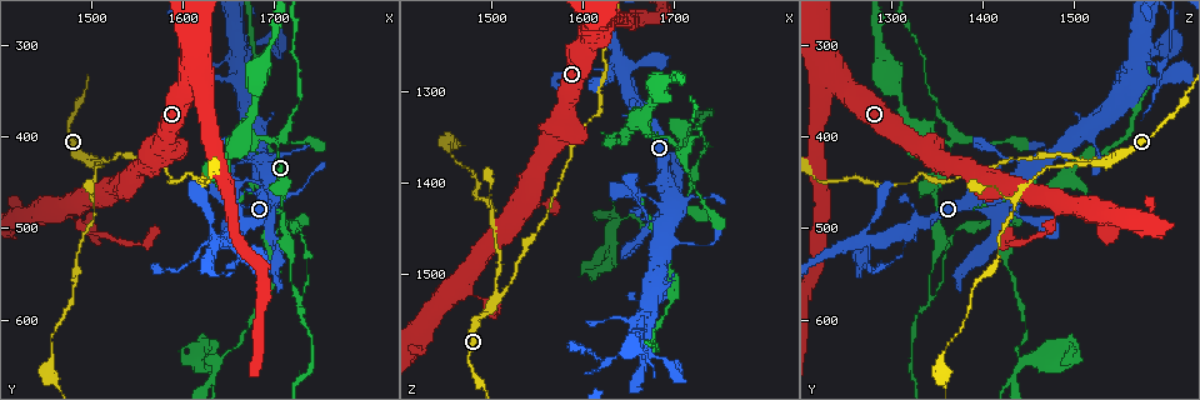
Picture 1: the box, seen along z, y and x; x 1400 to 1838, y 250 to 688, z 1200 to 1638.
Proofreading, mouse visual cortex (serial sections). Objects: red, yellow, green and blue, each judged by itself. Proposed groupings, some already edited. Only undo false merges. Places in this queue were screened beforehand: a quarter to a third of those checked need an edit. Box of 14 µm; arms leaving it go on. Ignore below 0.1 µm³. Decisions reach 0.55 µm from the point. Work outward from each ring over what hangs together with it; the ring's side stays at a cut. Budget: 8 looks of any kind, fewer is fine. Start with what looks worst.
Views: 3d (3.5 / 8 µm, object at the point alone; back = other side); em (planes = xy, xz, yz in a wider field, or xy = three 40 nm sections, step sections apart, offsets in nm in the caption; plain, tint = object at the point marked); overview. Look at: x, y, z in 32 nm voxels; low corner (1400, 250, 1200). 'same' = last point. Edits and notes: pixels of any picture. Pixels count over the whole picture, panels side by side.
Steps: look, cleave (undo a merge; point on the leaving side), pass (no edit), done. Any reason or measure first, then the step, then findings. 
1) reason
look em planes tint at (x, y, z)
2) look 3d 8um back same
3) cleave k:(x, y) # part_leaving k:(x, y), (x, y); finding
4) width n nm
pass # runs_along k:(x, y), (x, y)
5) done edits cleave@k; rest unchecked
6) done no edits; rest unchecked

look 3d 3.5um at (1505, 430, 1525)

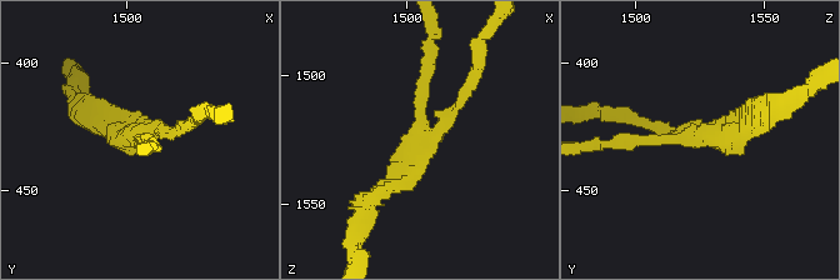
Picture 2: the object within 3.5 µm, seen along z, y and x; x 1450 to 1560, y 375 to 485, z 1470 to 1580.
arms 3; arm_widths 150, 150, 250 nm; shape alone is not enough
look em xy step 1 tint at (1507, 428, 1526)

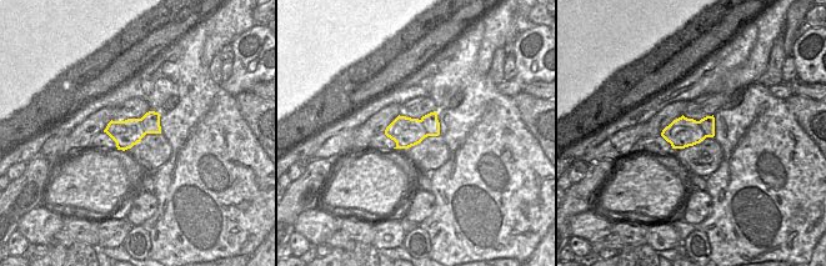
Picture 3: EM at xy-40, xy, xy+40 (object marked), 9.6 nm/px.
width 280 nm
cleave 2:(653, 125) # a second cell is stuck on

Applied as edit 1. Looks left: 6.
sharp bend
look 3d 3.5um back at (1730, 575, 1340)

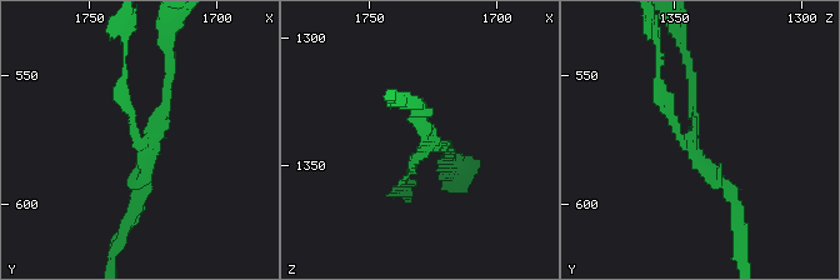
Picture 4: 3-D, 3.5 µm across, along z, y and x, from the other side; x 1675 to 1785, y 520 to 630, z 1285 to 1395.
arms 3; arm_widths 100, 150, 200 nm; shape alone is not enough
look em xy step 3 tint at (1726, 575, 1342)

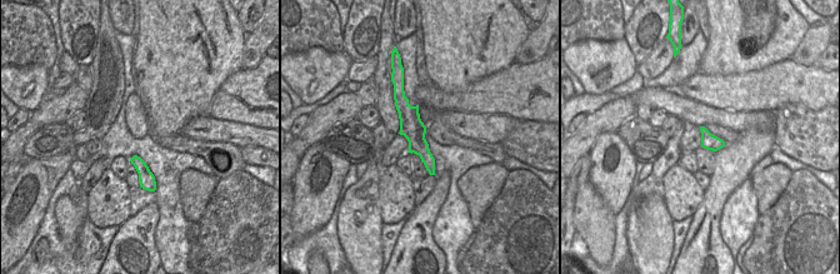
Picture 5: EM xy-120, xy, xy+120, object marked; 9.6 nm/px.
cleave 4:(666, 100) # part_leaving 4:(685, 143), (660, 100), (656, 35); two cells meet here

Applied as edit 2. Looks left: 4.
four arms meet
look 3d 3.5um at (1705, 400, 1375)

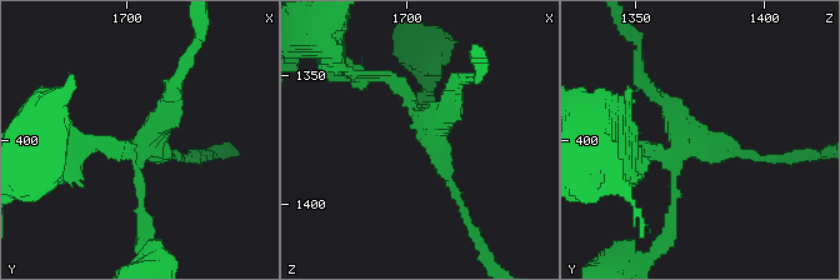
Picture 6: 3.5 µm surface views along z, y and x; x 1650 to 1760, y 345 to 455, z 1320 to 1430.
now the EM
look em planes tint at (1708, 402, 1373)

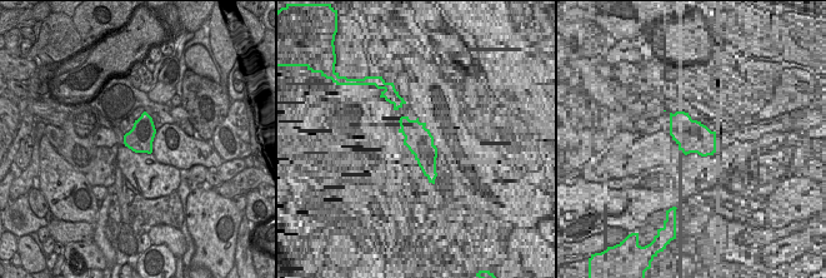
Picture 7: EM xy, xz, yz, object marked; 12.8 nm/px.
look em xy step 1 tint same

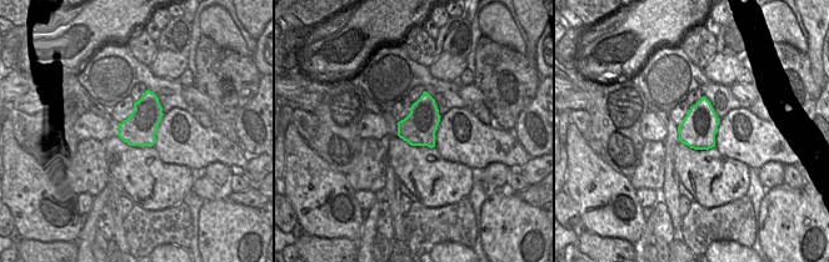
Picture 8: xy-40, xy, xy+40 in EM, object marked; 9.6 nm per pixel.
arms 4
cleave 6:(110, 143) # part_leaving 6:(133, 160), (129, 149), (44, 141); two cells meet here

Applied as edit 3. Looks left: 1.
done edits cleave@2, cleave@4, cleave@6; rest unchecked

